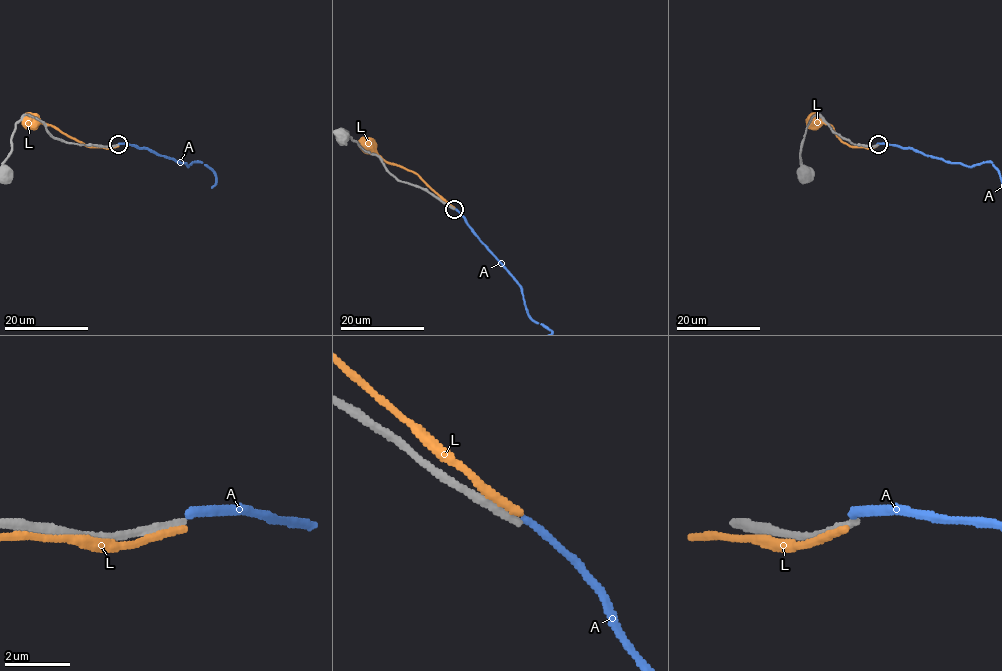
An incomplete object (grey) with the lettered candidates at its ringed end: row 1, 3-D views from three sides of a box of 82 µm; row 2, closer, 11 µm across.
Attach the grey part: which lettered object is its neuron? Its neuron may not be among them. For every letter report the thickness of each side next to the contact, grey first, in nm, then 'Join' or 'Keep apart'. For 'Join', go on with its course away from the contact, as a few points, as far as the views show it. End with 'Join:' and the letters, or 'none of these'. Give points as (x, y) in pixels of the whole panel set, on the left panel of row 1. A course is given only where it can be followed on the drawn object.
A: Thickness 240 nm (grey) against 280 nm. Keep apart
L: Thickness 360 nm (grey) against 320 nm. Keep apart
Join: none of these

